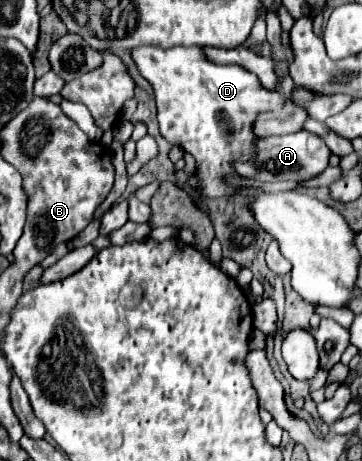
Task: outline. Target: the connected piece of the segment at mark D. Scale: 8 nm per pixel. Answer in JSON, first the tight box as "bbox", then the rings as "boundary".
{"bbox":[131,46,283,198],"boundary":[[[139,46],[131,50],[133,62],[139,74],[153,86],[157,98],[157,118],[161,126],[161,136],[171,142],[179,144],[185,152],[189,152],[197,162],[197,178],[203,184],[203,194],[213,198],[227,198],[233,194],[233,188],[227,186],[221,178],[225,174],[235,174],[231,168],[233,160],[251,160],[253,158],[253,120],[261,112],[277,110],[283,106],[283,96],[277,90],[265,90],[259,84],[259,78],[237,64],[221,66],[207,60],[201,48],[155,48],[155,46]]]}

